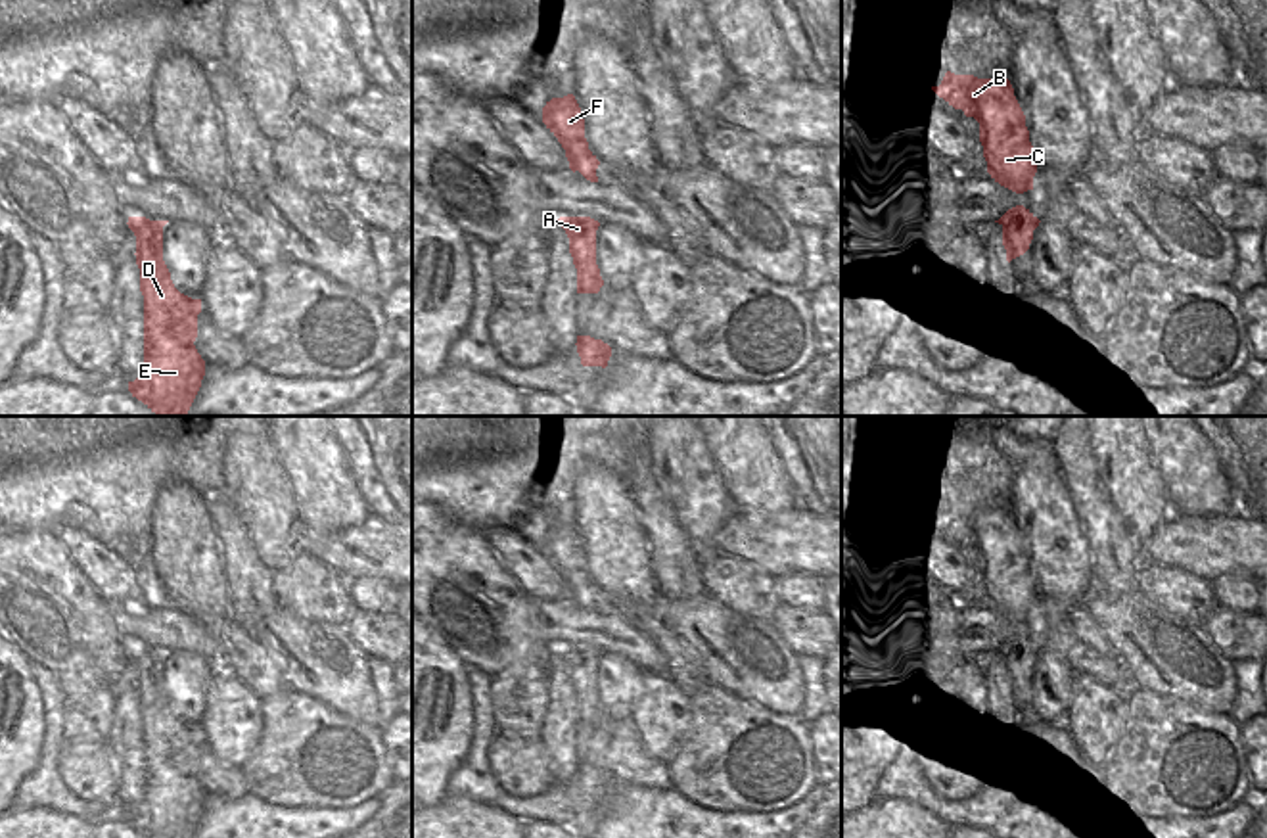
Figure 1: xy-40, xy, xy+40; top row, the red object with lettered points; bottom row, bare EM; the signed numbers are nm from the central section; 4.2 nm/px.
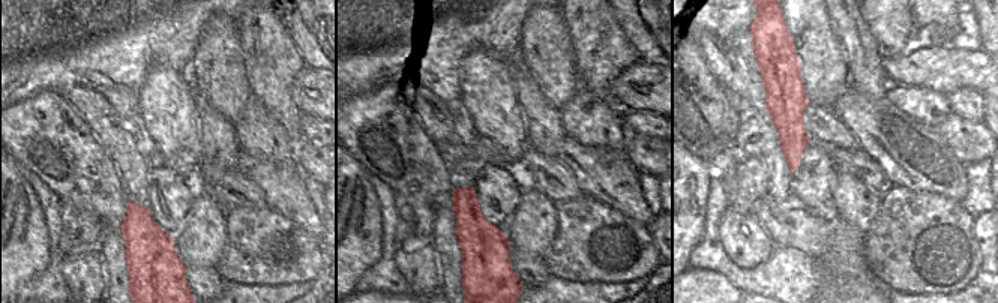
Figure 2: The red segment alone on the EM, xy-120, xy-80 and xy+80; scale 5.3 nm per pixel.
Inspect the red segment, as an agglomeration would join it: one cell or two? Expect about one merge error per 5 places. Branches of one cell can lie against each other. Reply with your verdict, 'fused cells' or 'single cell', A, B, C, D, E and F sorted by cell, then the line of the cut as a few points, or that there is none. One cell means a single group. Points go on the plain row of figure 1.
single cell | A B C D E F | no cut

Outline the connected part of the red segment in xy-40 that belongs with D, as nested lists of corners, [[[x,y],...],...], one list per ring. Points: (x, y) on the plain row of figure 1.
[[[128,646],[136,665],[136,694],[144,725],[144,798],[128,811],[148,838],[190,838],[205,805],[194,771],[201,729],[180,723],[163,690],[163,656],[169,650]]]

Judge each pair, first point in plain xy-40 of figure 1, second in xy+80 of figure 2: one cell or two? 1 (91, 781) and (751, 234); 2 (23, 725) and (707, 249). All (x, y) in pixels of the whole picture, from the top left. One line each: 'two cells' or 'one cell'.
1: one cell
2: two cells

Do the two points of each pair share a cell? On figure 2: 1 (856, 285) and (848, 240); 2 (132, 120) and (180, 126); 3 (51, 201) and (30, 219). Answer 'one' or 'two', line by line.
1: one
2: two
3: two

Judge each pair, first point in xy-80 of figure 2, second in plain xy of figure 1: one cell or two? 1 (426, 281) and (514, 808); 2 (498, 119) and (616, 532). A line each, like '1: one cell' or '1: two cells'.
1: two cells
2: one cell

